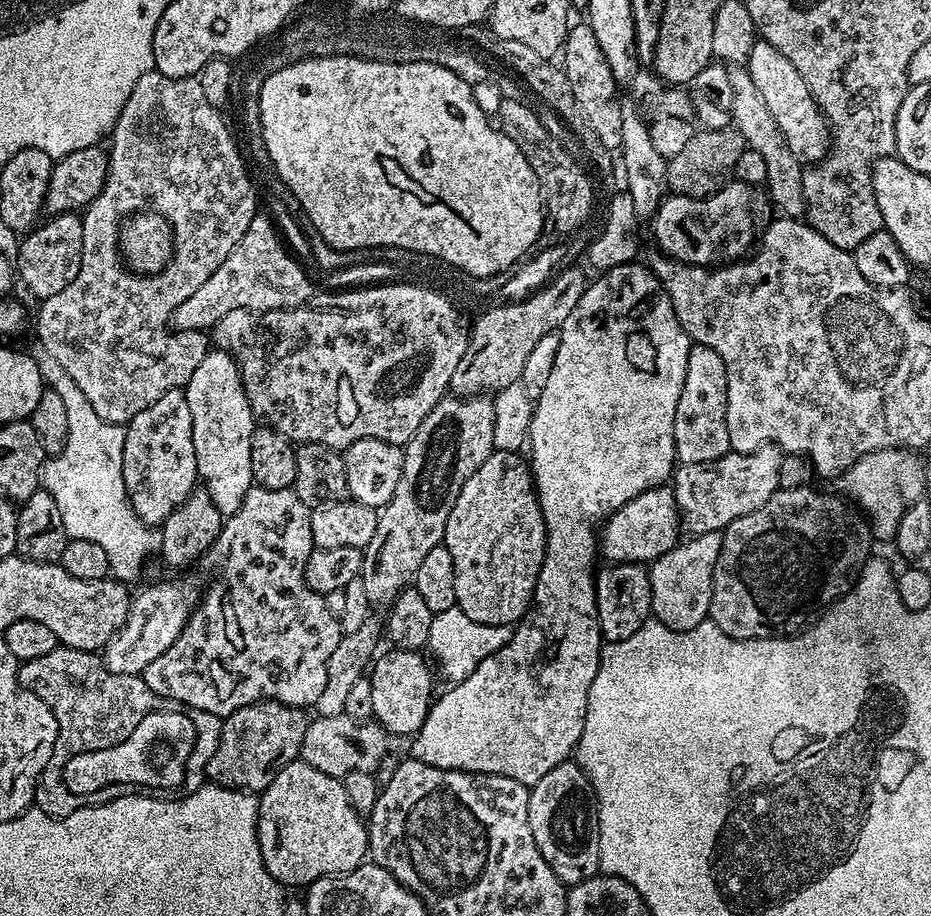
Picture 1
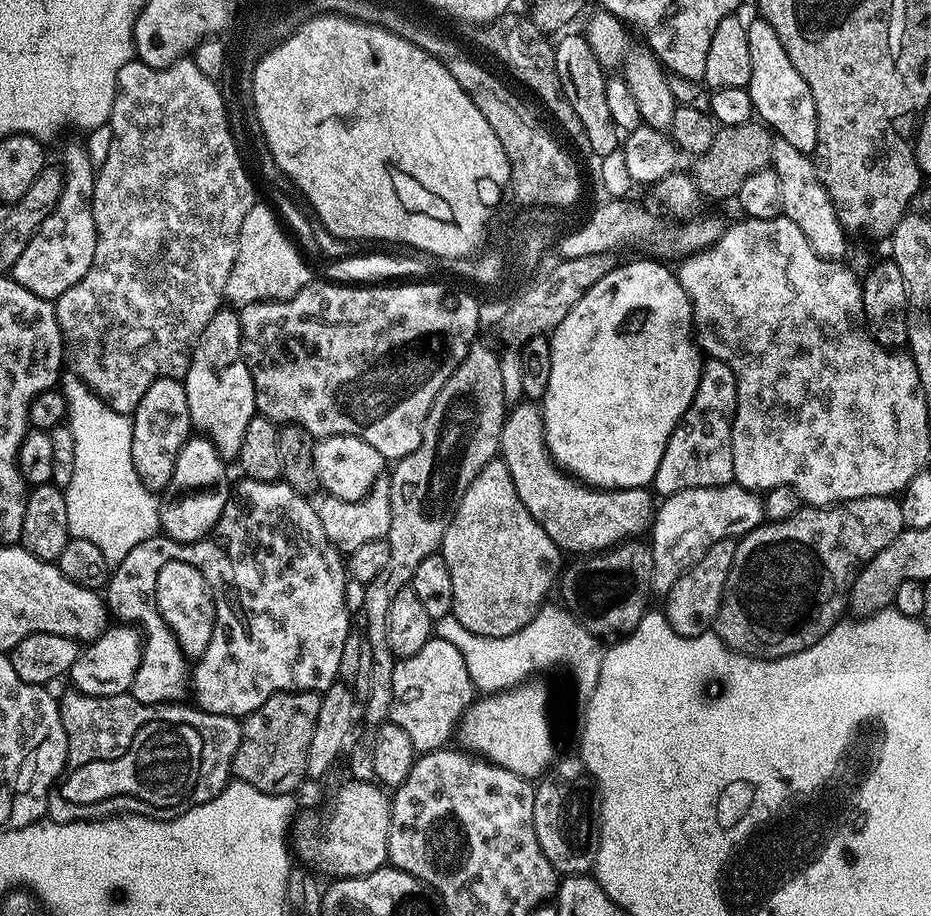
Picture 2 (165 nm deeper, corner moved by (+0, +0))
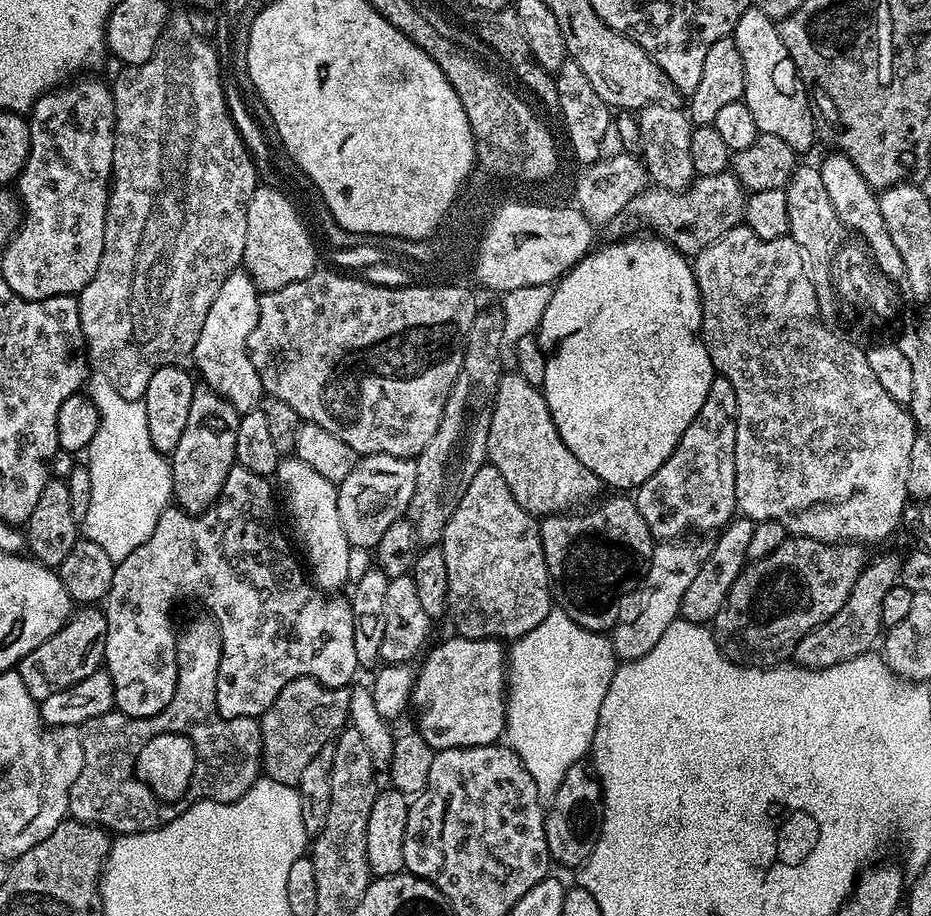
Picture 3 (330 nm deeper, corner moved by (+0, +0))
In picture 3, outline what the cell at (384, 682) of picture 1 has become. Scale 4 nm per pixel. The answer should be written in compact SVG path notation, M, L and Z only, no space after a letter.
M459 634L453 637L453 640L442 641L432 653L429 651L423 657L424 665L416 672L410 705L411 711L416 711L415 727L422 738L426 738L426 742L430 742L430 746L437 750L495 744L505 735L508 719L505 645L499 640L471 640Z

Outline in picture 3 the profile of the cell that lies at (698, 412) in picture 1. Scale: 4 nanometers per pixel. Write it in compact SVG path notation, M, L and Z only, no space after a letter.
M719 374L713 375L710 382L710 391L706 393L706 402L702 402L702 410L698 410L698 414L694 418L694 422L690 422L690 426L686 426L686 430L682 434L682 438L678 442L676 449L670 454L670 458L666 458L666 462L662 462L662 466L658 466L658 470L654 474L650 474L650 478L646 478L646 482L642 482L640 487L635 489L634 499L638 510L642 514L642 518L646 518L646 526L650 530L653 541L656 542L672 542L677 538L683 537L687 528L693 528L693 533L708 534L704 532L715 533L724 527L733 519L736 507L736 459L734 458L734 446L736 445L736 415L738 414L738 398L734 394L734 386L730 386L730 382L725 376Z

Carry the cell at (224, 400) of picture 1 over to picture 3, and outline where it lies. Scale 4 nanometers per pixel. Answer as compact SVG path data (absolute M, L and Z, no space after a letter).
M247 271L231 272L226 282L222 282L222 290L218 290L218 298L214 298L210 314L206 314L206 322L202 322L202 334L198 334L198 342L191 355L191 359L196 360L198 376L200 371L199 379L219 396L225 396L241 414L261 407L261 400L266 395L262 378L258 378L258 370L254 370L254 362L250 362L248 353L250 330L254 330L258 322L260 297L261 293Z

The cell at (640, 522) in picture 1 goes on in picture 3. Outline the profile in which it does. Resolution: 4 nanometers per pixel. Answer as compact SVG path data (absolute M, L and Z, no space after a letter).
M515 370L505 371L498 382L490 418L488 460L506 478L514 502L540 518L579 509L601 495L602 481L562 442L543 391L530 386Z

